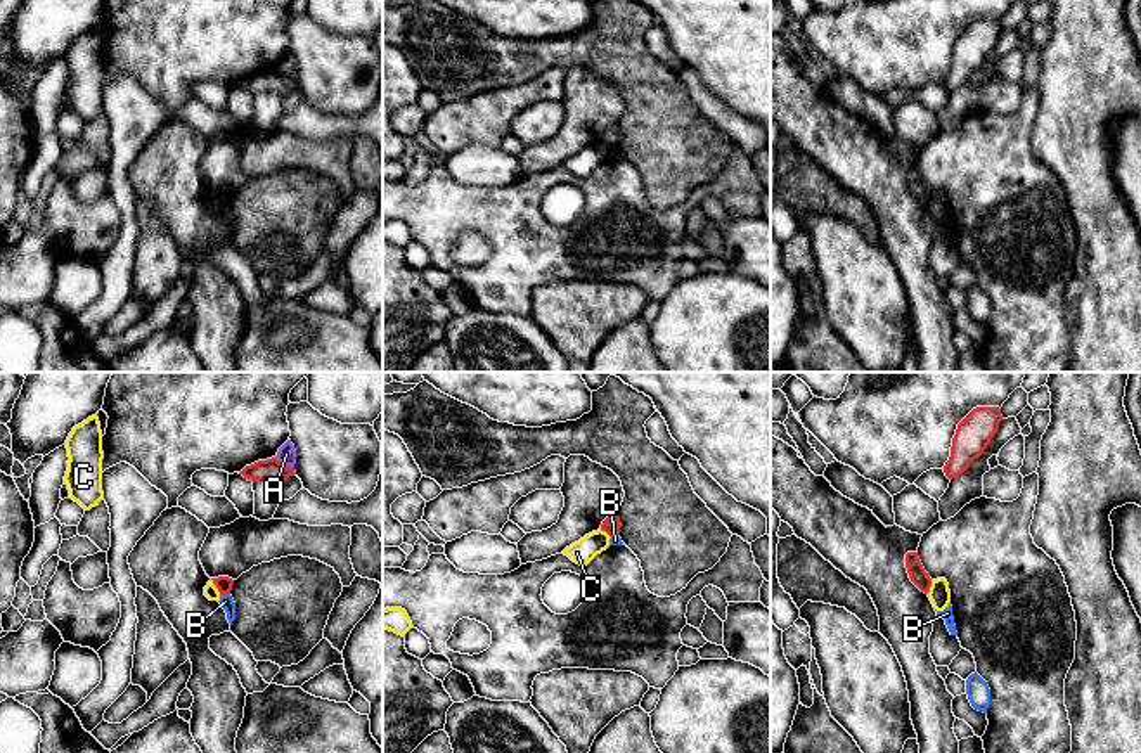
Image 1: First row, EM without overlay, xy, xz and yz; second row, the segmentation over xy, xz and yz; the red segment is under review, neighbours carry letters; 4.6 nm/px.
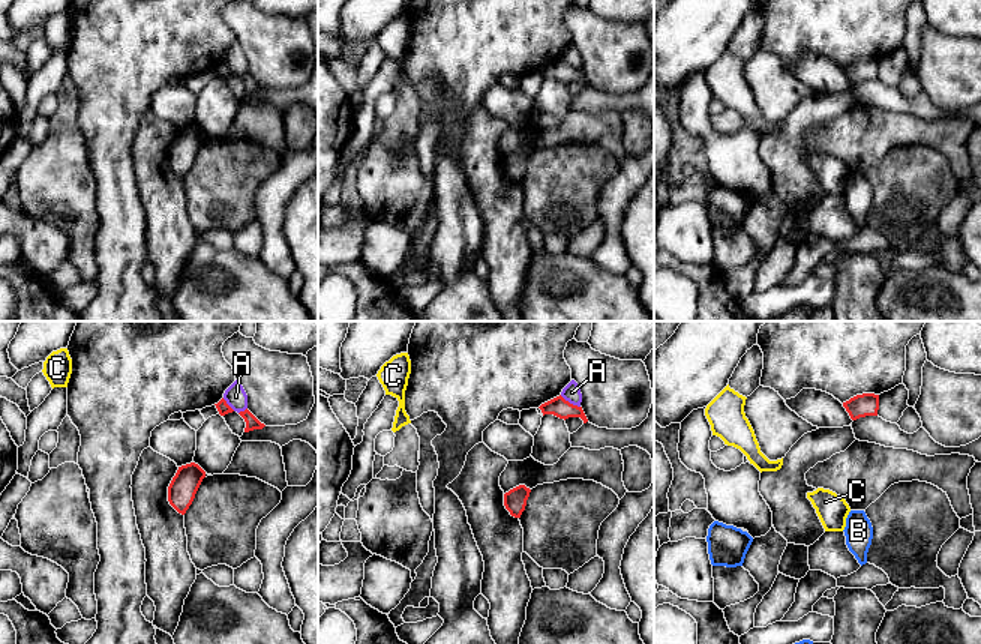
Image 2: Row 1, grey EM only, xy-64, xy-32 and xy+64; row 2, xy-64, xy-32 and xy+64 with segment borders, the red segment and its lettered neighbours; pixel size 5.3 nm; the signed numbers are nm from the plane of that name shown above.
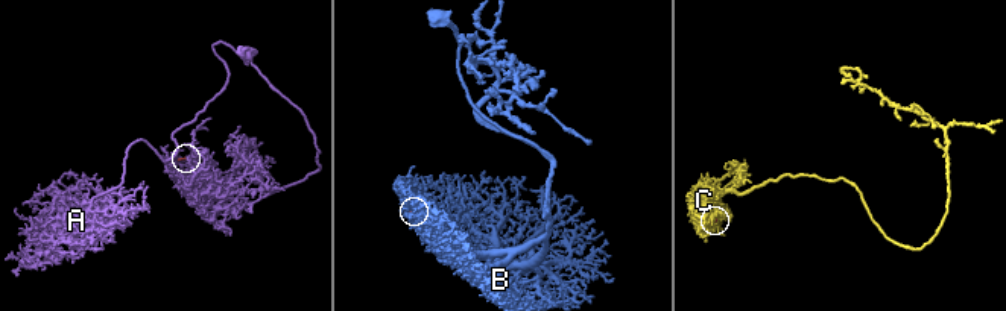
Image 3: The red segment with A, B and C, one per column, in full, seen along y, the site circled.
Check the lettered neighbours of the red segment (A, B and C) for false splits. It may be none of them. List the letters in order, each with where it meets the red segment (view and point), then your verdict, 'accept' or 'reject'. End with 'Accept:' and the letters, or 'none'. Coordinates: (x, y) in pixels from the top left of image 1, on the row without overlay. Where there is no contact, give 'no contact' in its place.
A: contact xy (284, 77); reject
B: contact xy (224, 206); reject
C: contact xy (215, 198); reject
Accept: none

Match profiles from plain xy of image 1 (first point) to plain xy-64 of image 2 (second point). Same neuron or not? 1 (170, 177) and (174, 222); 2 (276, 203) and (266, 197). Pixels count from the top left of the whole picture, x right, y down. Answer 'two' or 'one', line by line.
1: one
2: two

